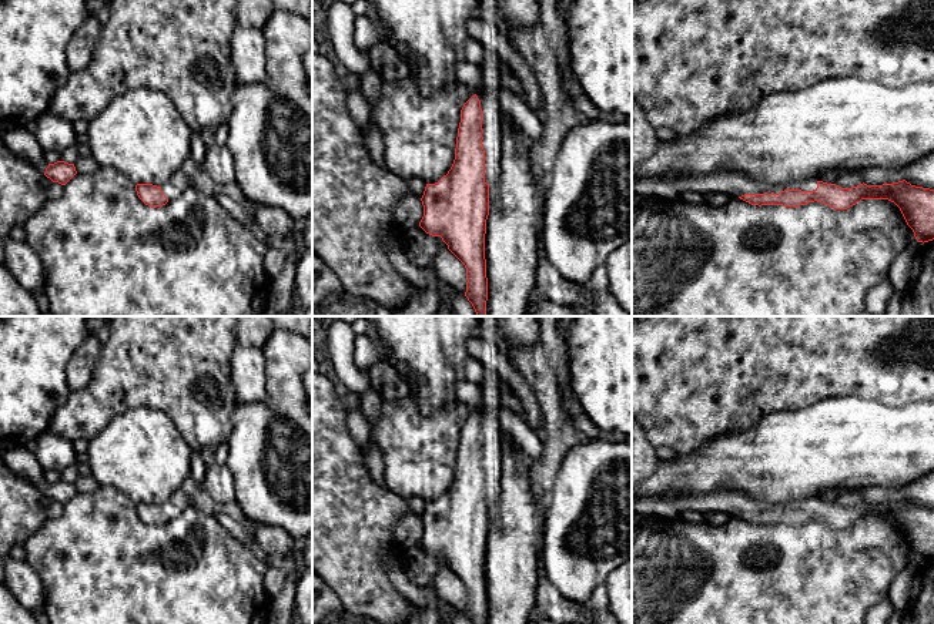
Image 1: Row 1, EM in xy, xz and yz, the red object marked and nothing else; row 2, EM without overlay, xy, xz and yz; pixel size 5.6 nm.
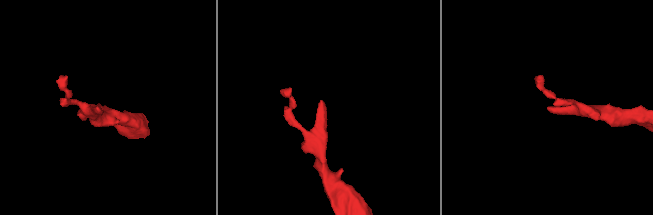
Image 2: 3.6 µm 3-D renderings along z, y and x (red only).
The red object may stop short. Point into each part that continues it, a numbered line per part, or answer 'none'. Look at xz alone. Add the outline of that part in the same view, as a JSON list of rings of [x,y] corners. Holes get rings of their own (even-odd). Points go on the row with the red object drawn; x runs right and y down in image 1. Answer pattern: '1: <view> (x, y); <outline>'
1: xz (495, 73); [[[485,48],[482,87],[475,91],[482,108],[482,144],[485,150],[485,182],[489,184],[499,172],[503,125],[508,113],[498,101],[498,91],[512,85],[508,64],[493,51]]]

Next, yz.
1: yz (732, 183); [[[720,168],[707,175],[682,175],[669,180],[680,192],[689,191],[700,195],[724,194],[739,198],[746,194],[779,194],[784,189],[816,191],[817,181],[803,181],[784,185],[760,182],[737,170]]]

